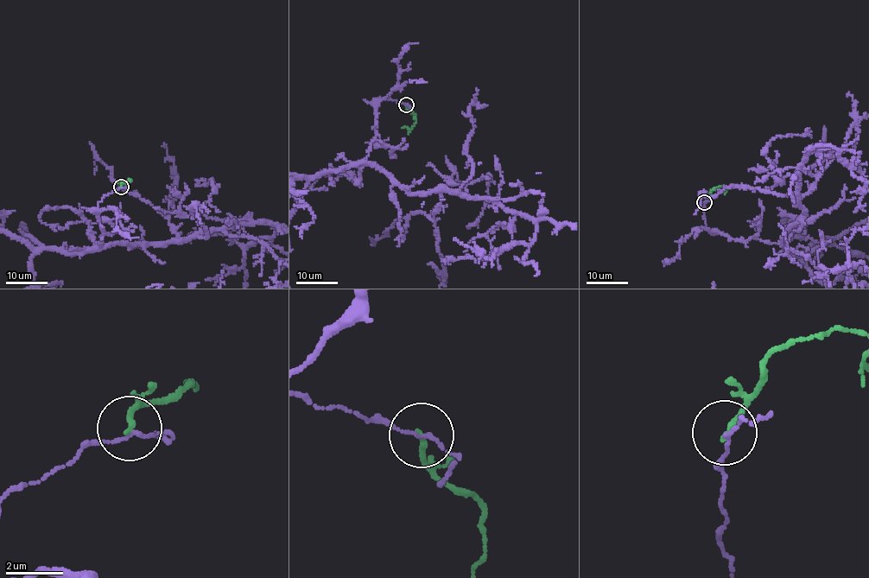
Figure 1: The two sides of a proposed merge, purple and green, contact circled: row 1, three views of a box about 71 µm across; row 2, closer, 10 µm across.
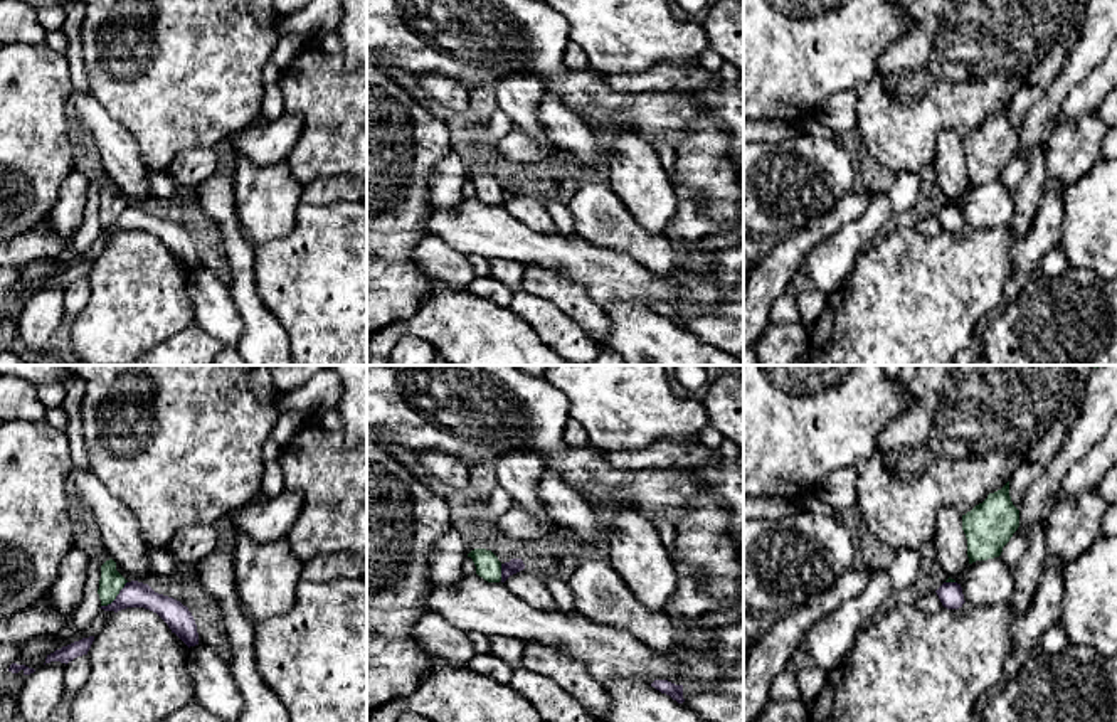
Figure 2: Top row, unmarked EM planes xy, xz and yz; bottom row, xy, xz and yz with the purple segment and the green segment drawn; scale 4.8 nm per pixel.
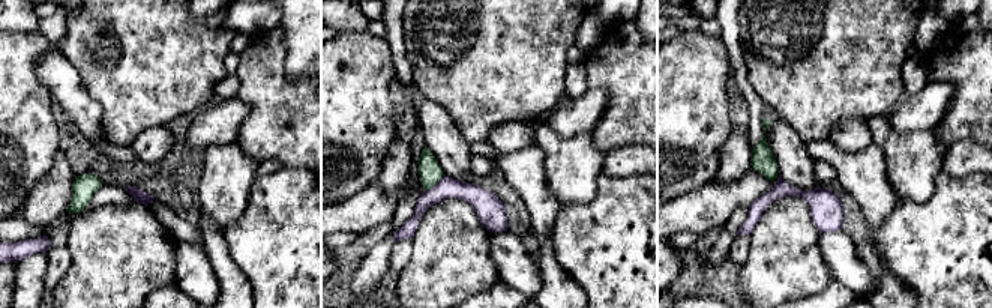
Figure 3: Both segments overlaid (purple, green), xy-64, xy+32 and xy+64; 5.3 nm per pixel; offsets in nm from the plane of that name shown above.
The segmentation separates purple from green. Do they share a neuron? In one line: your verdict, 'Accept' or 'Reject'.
Reject

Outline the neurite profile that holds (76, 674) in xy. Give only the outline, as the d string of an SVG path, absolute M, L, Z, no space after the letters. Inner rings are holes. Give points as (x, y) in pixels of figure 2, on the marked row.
M87 655L77 656L66 665L64 672L64 700L69 703L72 697L84 687L91 673Z

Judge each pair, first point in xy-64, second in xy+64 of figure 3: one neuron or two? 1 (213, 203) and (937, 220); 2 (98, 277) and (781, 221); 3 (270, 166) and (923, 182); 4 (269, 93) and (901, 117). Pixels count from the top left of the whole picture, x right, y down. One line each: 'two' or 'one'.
1: two
2: one
3: two
4: two

